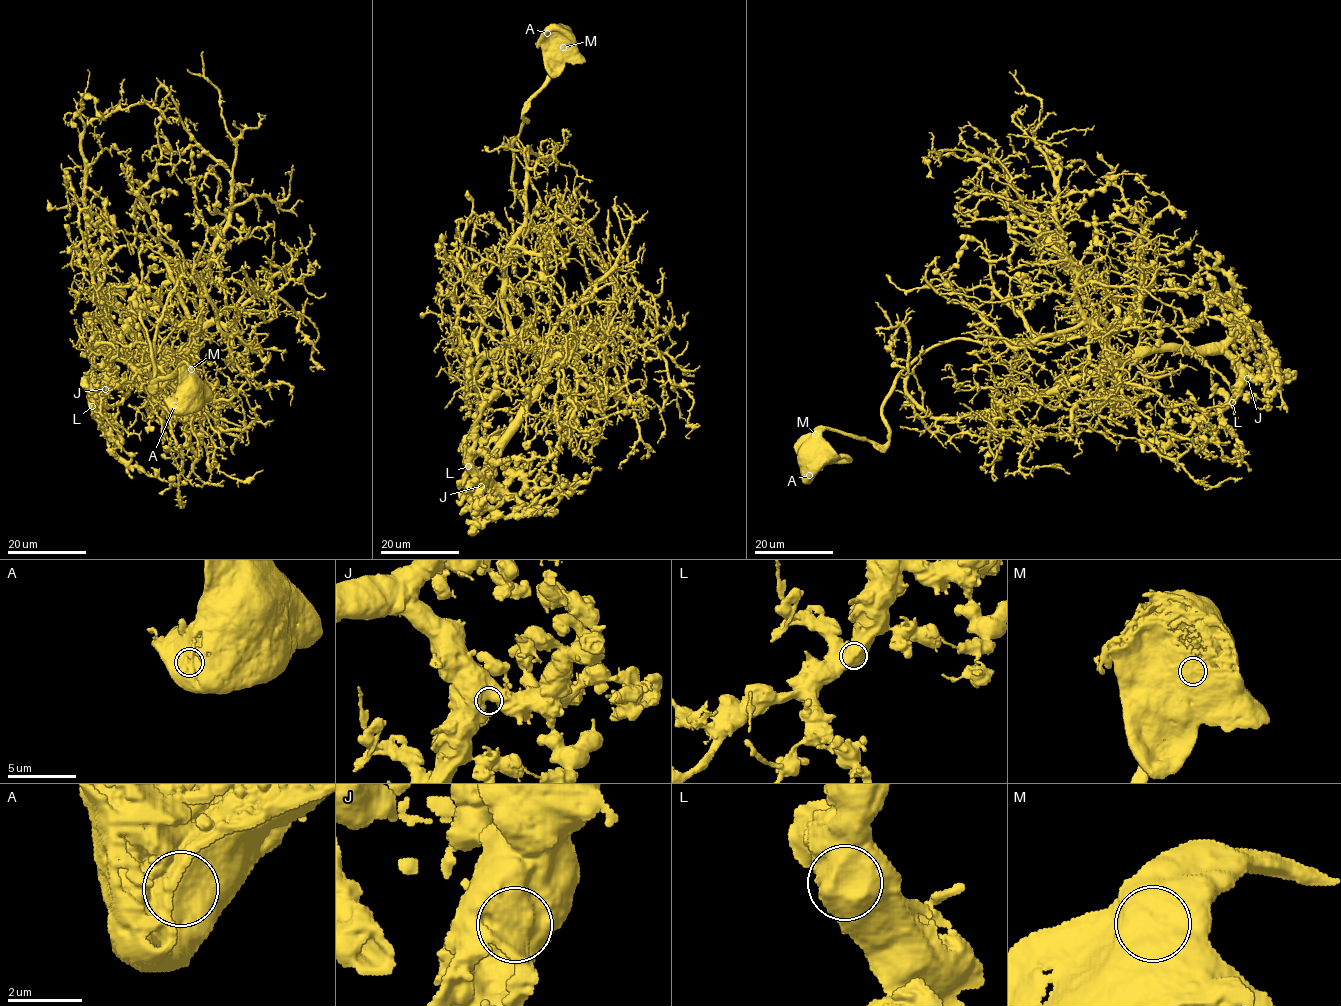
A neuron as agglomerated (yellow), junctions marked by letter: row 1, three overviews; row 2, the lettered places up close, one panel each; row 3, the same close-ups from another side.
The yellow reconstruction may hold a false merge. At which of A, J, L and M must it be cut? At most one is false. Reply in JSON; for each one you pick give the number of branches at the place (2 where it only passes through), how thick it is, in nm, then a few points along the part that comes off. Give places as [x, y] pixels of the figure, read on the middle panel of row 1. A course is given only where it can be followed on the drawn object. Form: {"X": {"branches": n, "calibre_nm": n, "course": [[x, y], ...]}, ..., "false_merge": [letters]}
{"false_merge": []}

